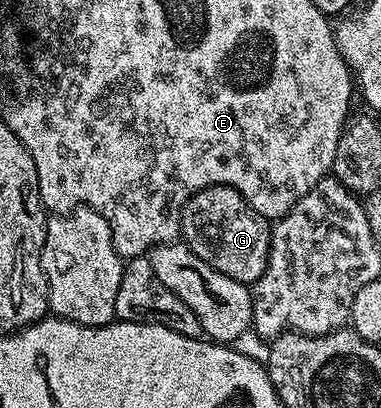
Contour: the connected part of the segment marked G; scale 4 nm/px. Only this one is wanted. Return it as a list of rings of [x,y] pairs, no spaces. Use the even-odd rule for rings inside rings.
[[[209,186],[193,194],[182,209],[181,241],[200,260],[212,268],[232,276],[232,280],[253,284],[264,276],[270,256],[271,223],[246,206],[244,196],[231,186]],[[239,206],[242,210],[237,210]]]

